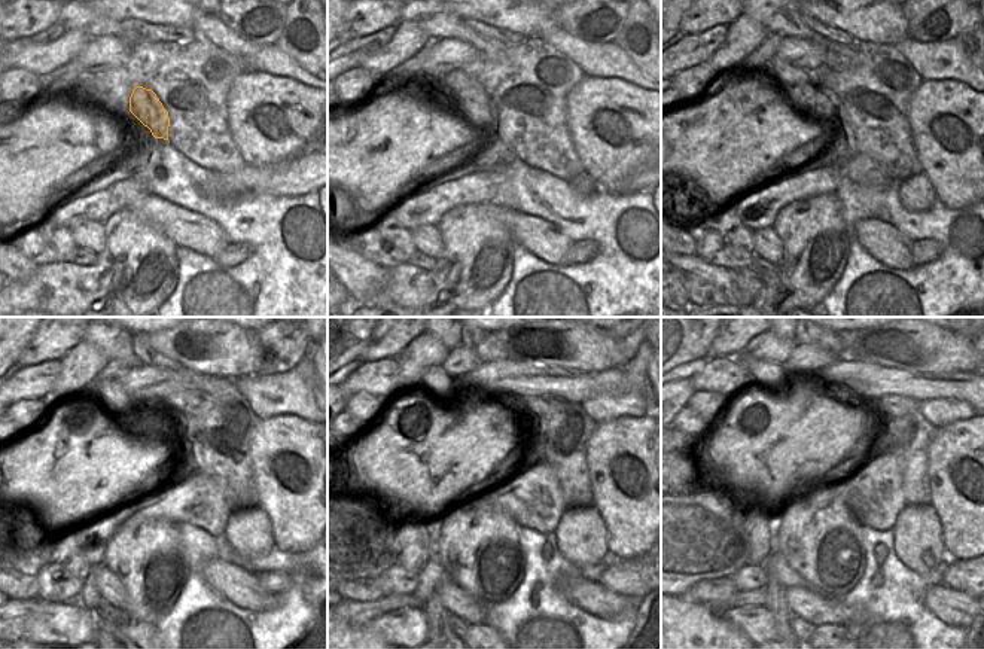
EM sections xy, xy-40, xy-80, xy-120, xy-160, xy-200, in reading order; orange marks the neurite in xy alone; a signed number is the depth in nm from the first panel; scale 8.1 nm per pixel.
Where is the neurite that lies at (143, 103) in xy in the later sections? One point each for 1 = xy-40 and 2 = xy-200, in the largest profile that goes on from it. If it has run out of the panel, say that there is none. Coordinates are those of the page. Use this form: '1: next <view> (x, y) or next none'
1: next xy-40 (478, 110)
2: next xy-200 (768, 377)

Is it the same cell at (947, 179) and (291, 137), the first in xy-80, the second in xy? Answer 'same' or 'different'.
same

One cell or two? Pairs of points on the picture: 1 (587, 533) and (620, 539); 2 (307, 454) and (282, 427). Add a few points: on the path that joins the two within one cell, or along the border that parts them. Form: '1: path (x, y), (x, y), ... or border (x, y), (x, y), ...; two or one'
1: border (591, 505), (603, 520), (605, 542), (609, 550); two
2: path (301, 448), (286, 433); one

